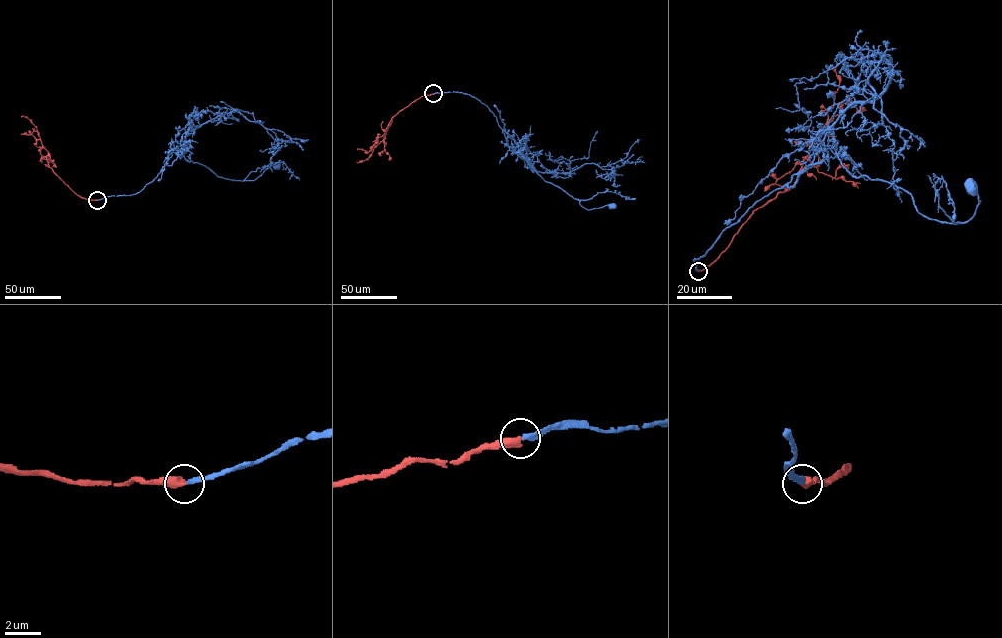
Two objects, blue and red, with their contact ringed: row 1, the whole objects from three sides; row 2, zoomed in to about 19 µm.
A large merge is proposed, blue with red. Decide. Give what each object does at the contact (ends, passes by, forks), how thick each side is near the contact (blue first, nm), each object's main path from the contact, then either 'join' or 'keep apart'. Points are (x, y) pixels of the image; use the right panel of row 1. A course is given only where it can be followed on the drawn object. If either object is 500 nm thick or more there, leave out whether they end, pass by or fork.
blue ends there; red ends there; 280 nm thick on the blue side, 480 nm on the other; blue runs (698, 271), (725, 229), (821, 161), (832, 127), (852, 175), (902, 188), (927, 217), (965, 223), (971, 185); red runs (698, 271), (717, 258), (754, 210), (788, 189), (798, 177), (833, 103), (839, 85), (835, 67); join

